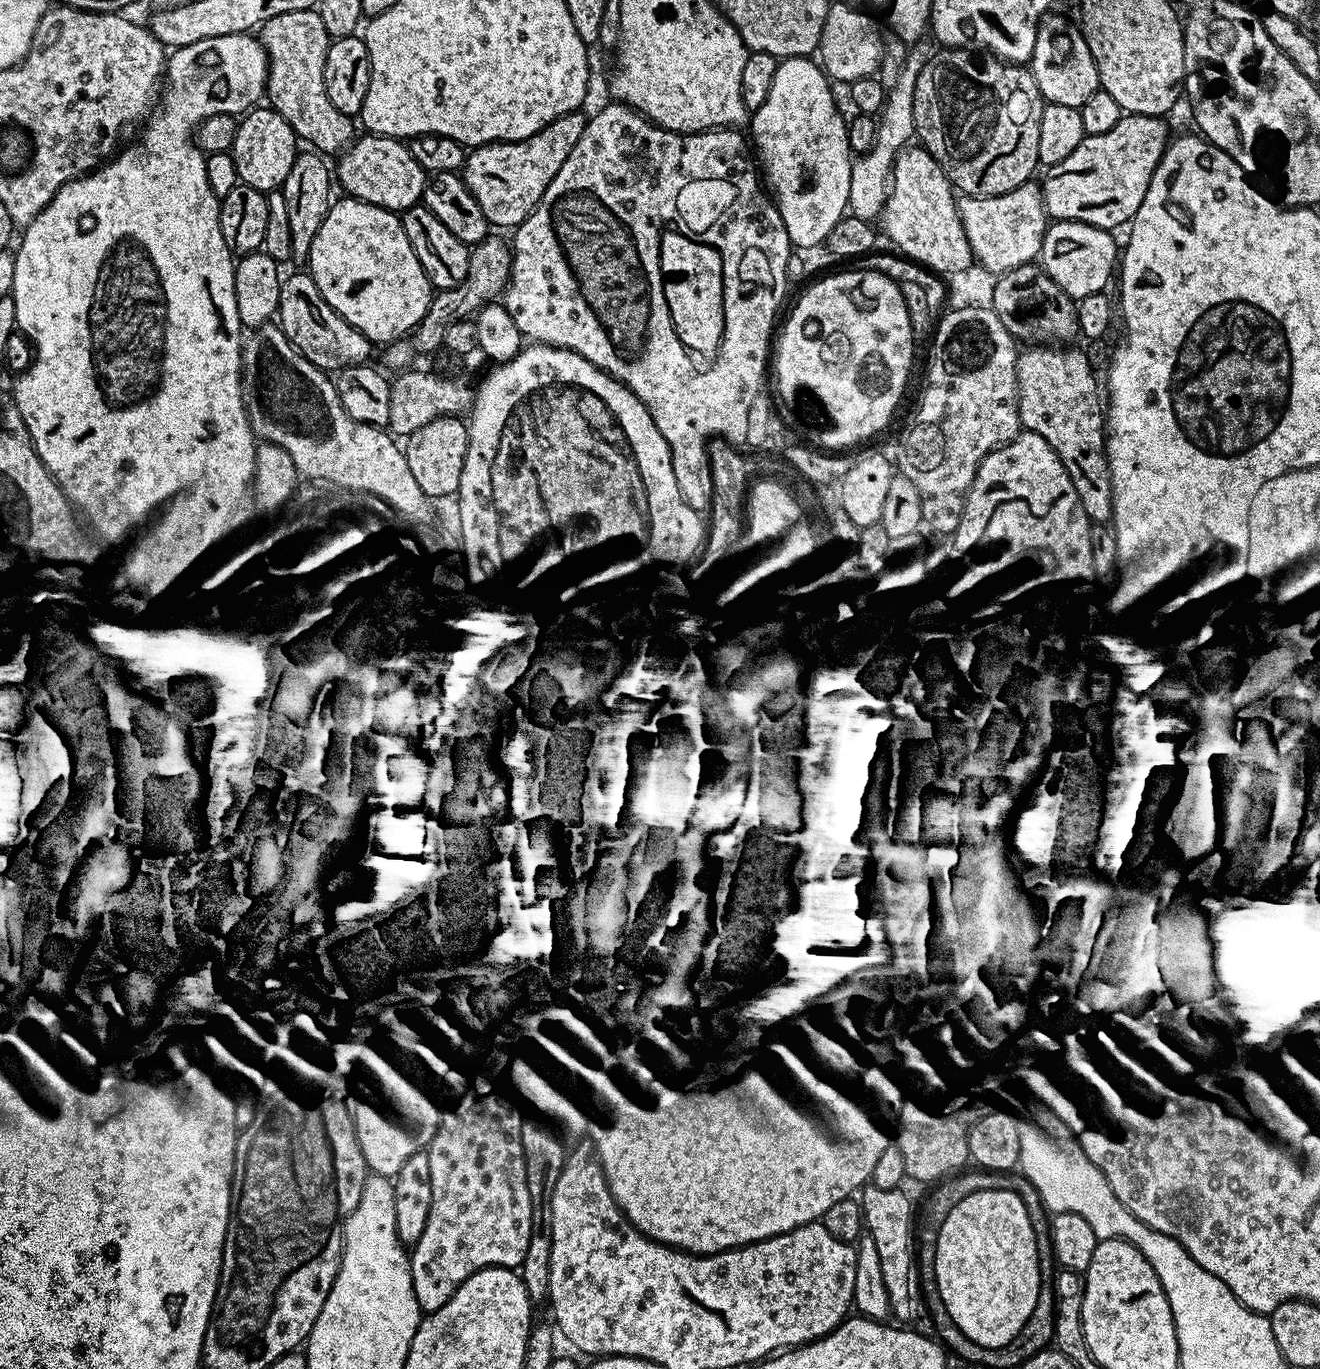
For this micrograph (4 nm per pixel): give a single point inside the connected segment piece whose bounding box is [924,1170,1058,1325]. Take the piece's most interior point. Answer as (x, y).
(948, 1193)

